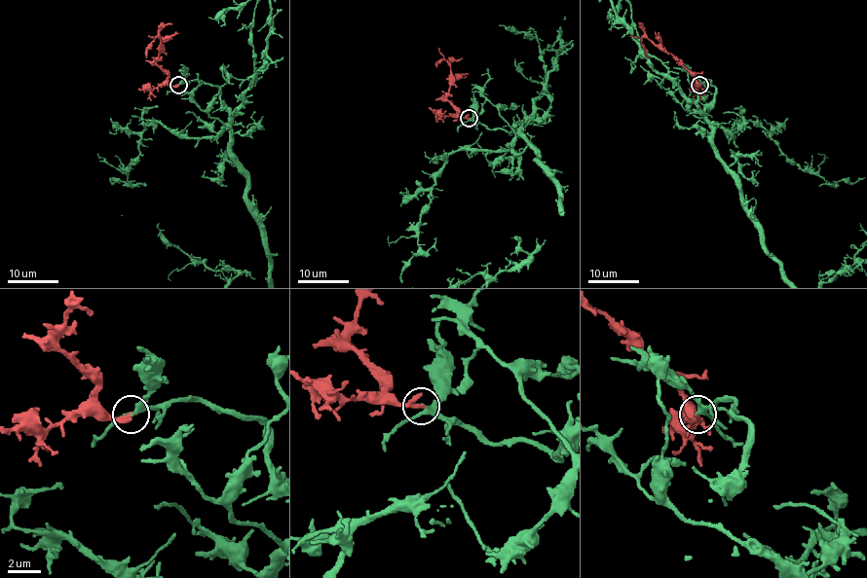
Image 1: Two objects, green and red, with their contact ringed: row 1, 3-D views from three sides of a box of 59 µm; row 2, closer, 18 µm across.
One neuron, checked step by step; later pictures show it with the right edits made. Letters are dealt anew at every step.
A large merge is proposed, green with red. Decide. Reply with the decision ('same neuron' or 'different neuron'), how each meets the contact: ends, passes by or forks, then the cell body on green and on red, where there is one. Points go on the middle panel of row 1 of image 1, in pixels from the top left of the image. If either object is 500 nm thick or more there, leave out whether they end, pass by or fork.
same neuron | green forks | red ends | green none | red none

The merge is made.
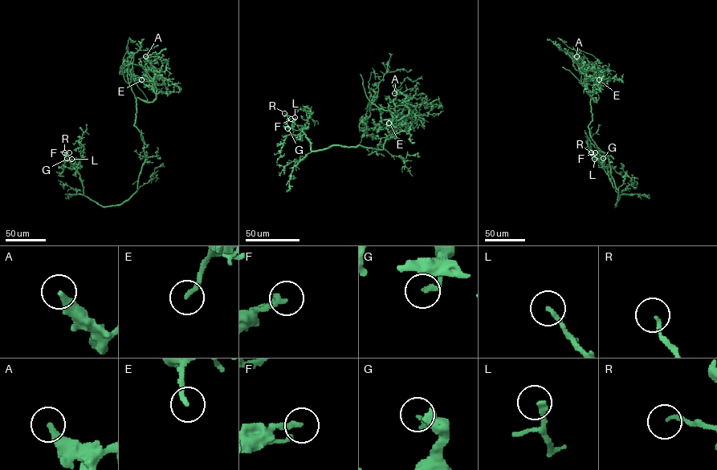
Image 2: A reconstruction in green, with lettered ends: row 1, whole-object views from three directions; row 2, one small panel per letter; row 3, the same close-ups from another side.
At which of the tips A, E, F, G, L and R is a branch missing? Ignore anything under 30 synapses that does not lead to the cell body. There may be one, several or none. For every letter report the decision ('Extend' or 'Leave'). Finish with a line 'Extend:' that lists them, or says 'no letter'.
A: Extend
E: Extend
F: Leave
G: Leave
L: Extend
R: Leave
Extend: A, E, L

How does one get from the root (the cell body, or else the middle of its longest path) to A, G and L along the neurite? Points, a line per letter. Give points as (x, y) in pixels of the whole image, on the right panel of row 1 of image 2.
A: (609, 164), (591, 137), (590, 100), (596, 98), (594, 102), (589, 93), (585, 71), (576, 56)
G: (609, 164), (610, 173), (618, 191), (616, 206), (619, 195), (604, 171), (603, 158)
L: (609, 164), (610, 173), (618, 191), (616, 206), (619, 193), (604, 167), (594, 159)

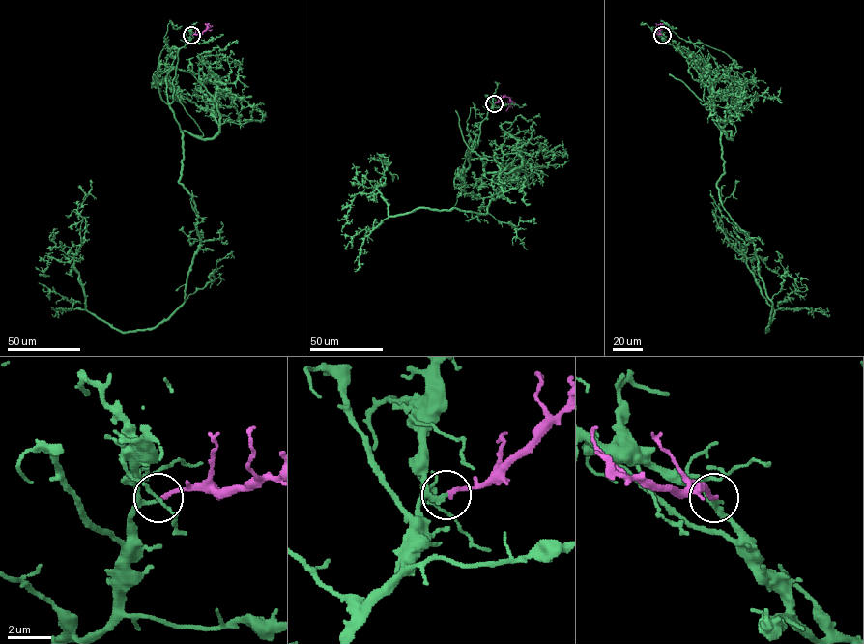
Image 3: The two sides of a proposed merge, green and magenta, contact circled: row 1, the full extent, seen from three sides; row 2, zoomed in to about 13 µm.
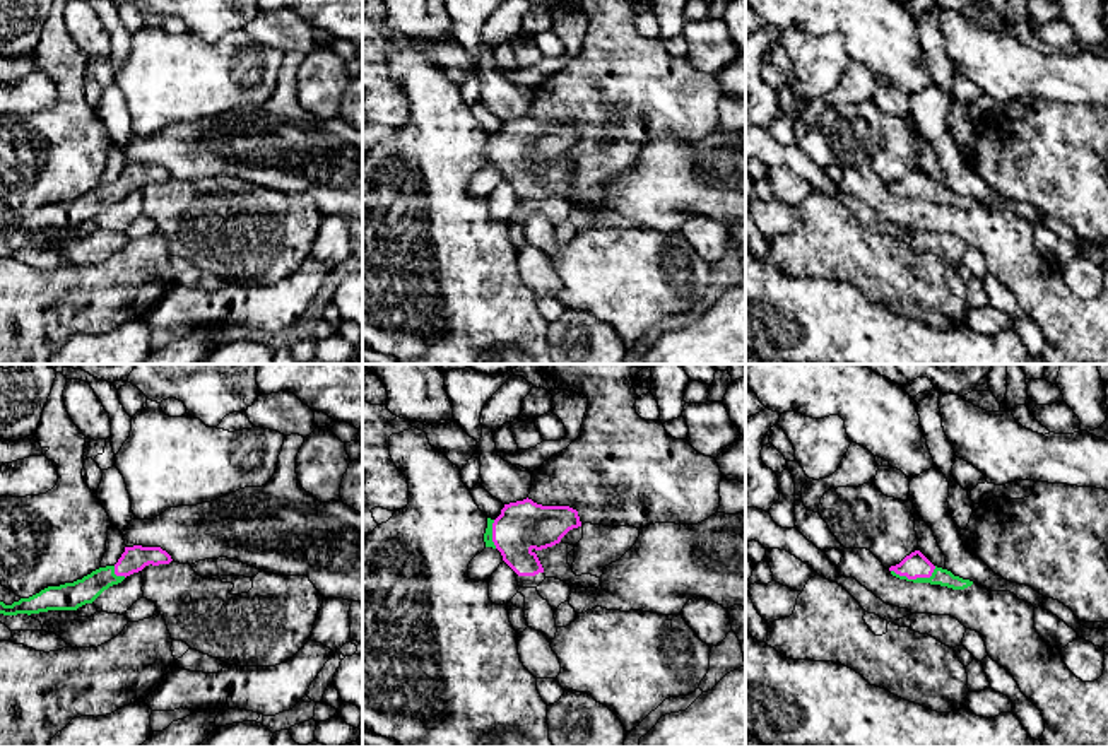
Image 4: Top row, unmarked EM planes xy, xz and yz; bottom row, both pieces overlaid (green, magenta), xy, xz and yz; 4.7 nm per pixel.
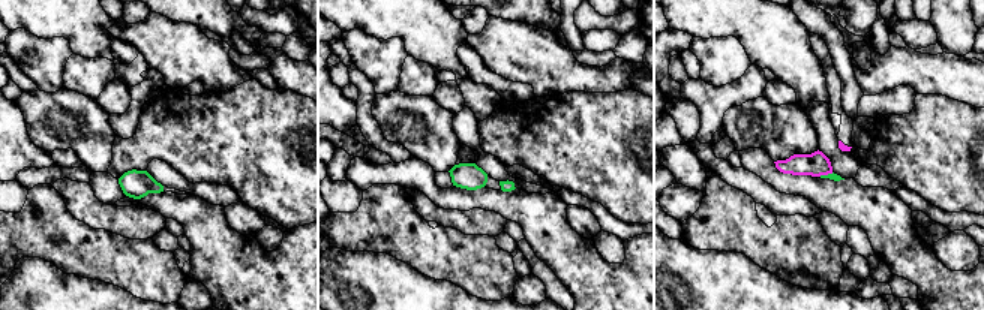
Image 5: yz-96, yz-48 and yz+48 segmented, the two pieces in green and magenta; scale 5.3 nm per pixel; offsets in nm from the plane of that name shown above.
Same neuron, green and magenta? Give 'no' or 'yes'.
yes

